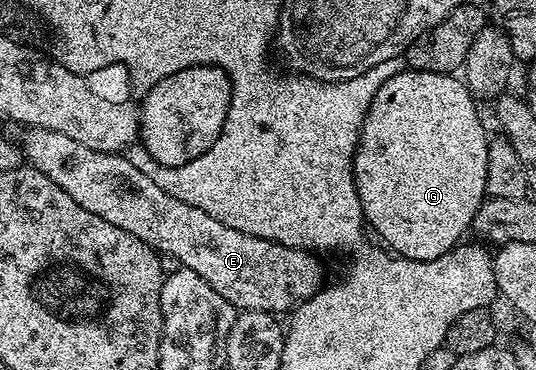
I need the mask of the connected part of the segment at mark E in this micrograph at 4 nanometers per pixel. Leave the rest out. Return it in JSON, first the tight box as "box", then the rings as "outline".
{"box":[18,128,325,315],"outline":[[[25,128],[24,134],[18,137],[22,146],[22,157],[31,168],[45,173],[78,207],[86,207],[98,219],[106,219],[106,223],[114,223],[114,227],[122,227],[130,235],[142,239],[157,254],[170,254],[180,261],[182,268],[194,271],[214,288],[222,298],[226,299],[238,311],[262,311],[273,315],[287,314],[295,310],[303,301],[310,301],[312,296],[325,284],[324,269],[315,252],[307,249],[291,249],[278,245],[275,241],[267,241],[261,237],[251,237],[249,233],[238,231],[234,227],[226,227],[226,223],[218,223],[206,211],[194,207],[190,203],[182,203],[174,195],[166,195],[154,179],[146,179],[142,171],[138,171],[135,160],[124,158],[120,153],[103,153],[69,139],[67,135],[58,135],[58,131]]]}

